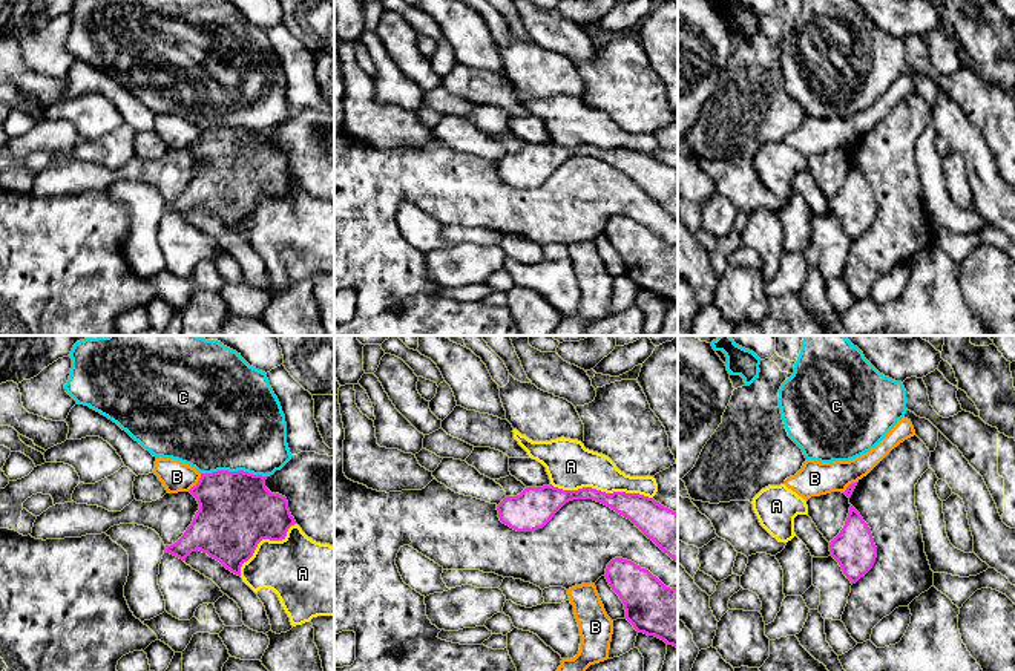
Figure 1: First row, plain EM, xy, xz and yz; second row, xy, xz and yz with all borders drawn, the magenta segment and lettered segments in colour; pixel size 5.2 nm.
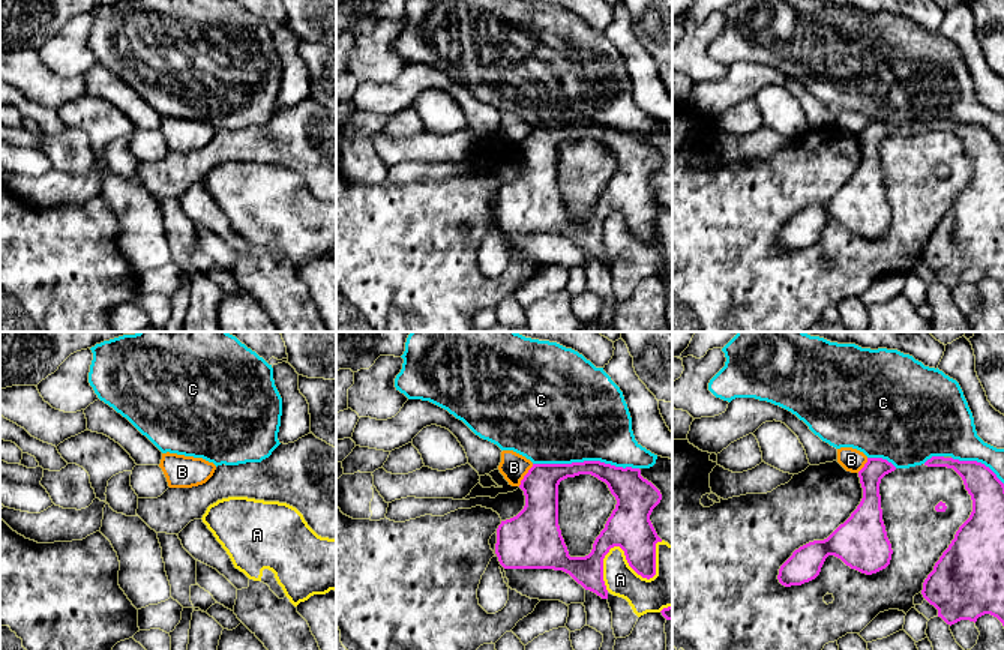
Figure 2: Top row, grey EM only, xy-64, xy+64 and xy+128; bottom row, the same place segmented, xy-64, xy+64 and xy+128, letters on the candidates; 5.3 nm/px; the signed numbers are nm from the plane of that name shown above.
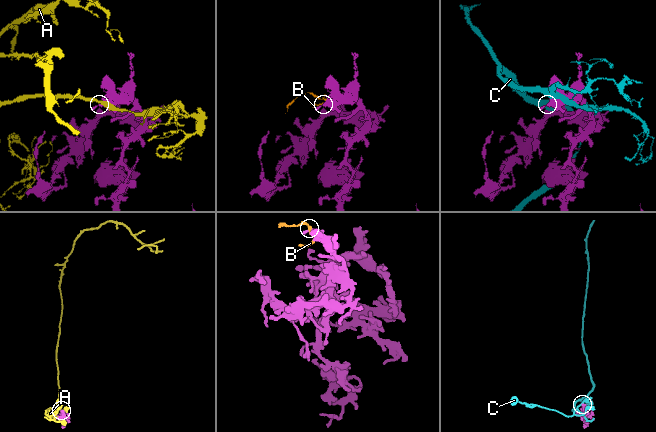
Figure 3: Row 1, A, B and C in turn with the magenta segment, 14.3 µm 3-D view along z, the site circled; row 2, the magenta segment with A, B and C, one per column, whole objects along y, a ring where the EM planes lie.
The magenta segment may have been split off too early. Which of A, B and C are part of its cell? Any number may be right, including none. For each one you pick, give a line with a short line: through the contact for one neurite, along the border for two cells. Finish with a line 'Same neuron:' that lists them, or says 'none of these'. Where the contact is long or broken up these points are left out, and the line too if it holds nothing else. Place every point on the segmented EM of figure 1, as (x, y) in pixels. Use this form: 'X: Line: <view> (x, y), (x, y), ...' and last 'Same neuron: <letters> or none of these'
Same neuron: none of these

